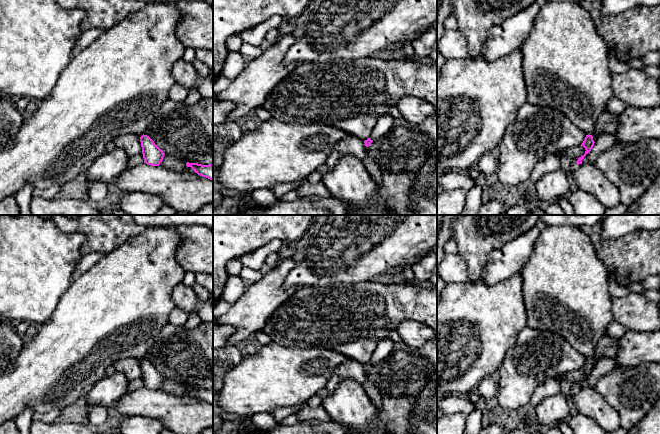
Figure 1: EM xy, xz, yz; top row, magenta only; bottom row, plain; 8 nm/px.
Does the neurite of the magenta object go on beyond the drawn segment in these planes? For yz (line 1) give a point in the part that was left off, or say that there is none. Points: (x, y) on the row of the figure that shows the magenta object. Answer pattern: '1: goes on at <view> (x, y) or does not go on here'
1: goes on at yz (565, 61)

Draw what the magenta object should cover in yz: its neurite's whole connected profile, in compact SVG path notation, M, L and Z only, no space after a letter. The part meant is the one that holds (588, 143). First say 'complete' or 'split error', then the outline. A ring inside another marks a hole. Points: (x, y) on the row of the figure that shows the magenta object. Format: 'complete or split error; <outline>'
split error; M547 1L535 18L533 28L519 47L523 58L523 74L527 89L527 102L540 107L550 107L562 112L586 137L581 144L585 154L578 158L577 165L594 146L593 130L600 114L606 109L613 96L611 71L609 69L609 48L595 28L587 9L575 2Z

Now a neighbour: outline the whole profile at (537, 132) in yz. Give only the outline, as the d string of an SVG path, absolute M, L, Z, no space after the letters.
M526 102L518 111L516 119L510 123L505 131L503 139L499 143L497 177L505 186L526 186L529 183L531 173L535 165L546 156L581 145L586 134L577 128L562 112L550 108L532 105Z

